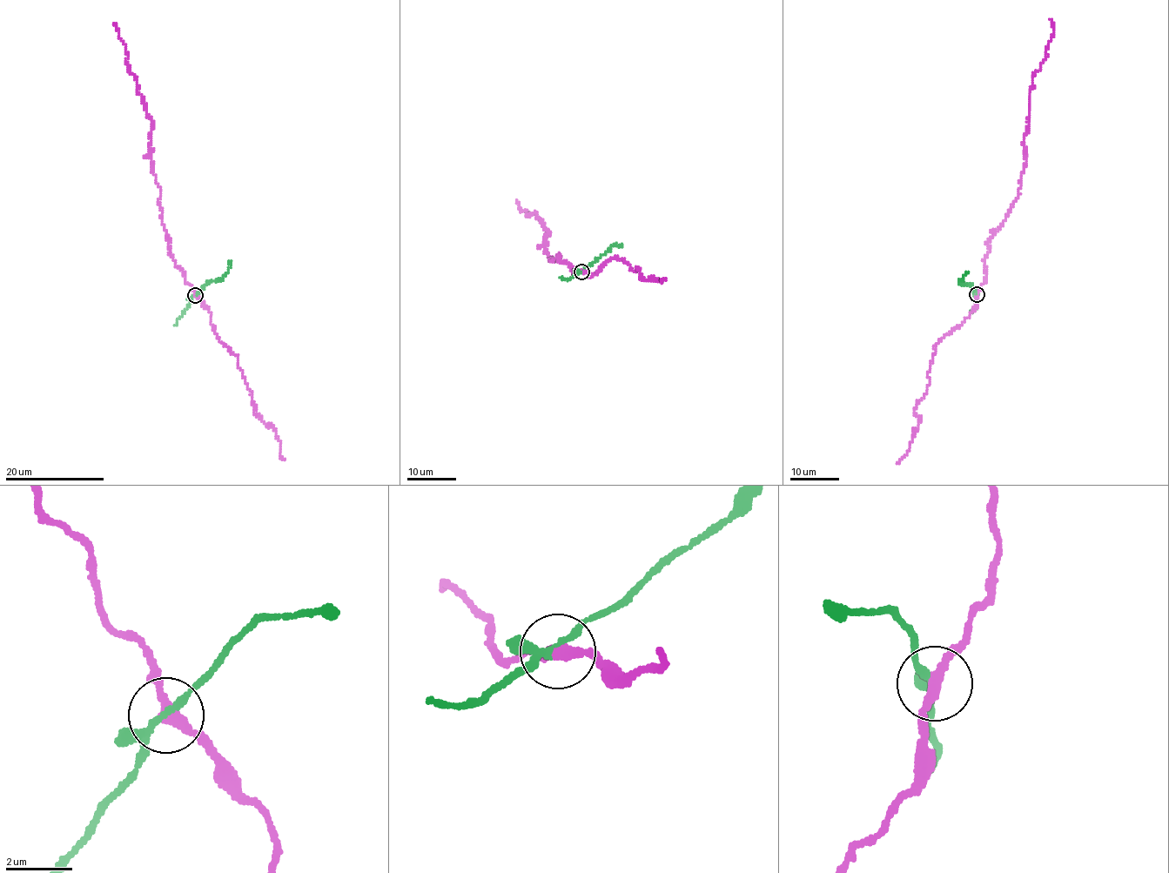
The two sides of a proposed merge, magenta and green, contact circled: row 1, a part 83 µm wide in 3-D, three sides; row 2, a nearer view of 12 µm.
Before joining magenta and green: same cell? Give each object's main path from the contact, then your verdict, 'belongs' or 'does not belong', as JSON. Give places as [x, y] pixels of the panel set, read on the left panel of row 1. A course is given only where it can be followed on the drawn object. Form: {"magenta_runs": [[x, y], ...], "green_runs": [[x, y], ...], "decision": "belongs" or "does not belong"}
{"magenta_runs": [[195, 295], [177, 265], [161, 222], [160, 192], [148, 148], [152, 118], [113, 23]], "green_runs": [[195, 295], [208, 282], [221, 278], [229, 270], [229, 260]], "decision": "does not belong"}

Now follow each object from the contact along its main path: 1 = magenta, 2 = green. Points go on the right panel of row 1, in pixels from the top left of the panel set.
1: (977, 294), (986, 277), (987, 243), (1018, 195), (1031, 77), (1041, 67), (1053, 36), (1050, 18)
2: (977, 294), (971, 285), (959, 282), (967, 271)

